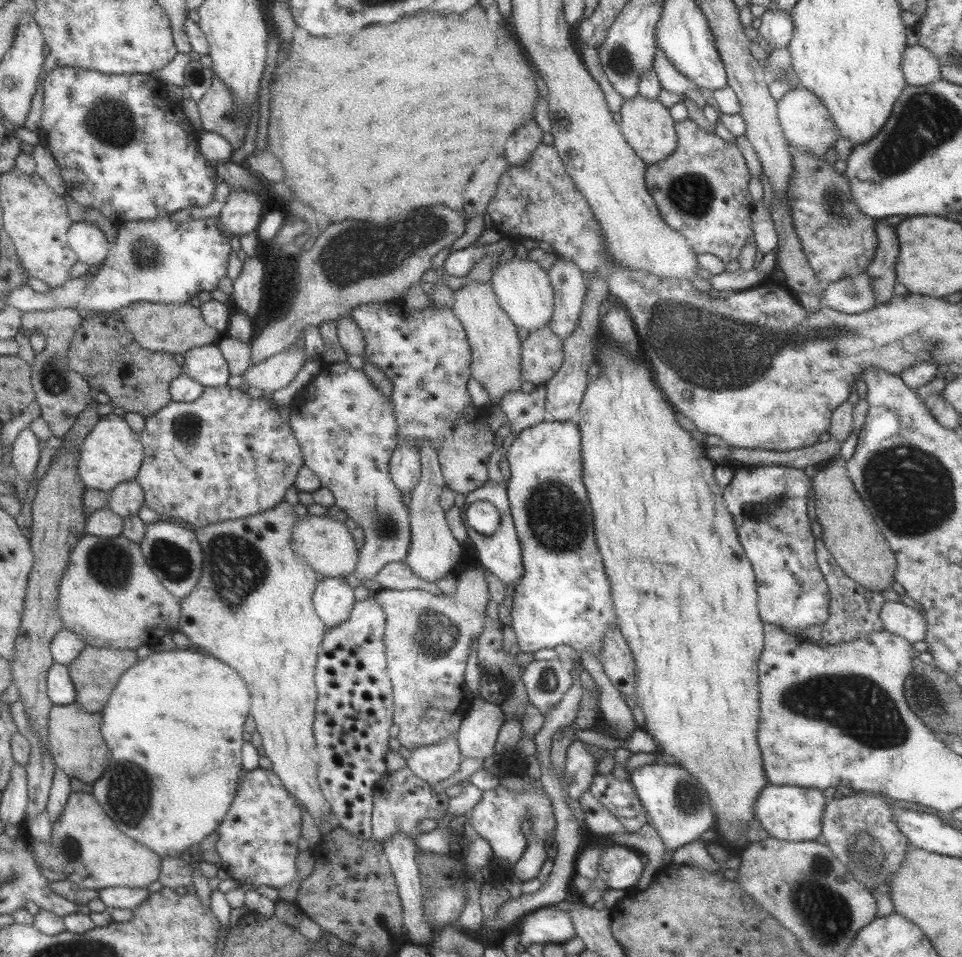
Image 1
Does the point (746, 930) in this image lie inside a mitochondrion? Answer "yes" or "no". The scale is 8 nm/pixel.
no

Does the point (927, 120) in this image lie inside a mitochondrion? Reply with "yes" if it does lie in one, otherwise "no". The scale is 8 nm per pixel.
yes

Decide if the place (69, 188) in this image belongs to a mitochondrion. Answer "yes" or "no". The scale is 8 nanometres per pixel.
no

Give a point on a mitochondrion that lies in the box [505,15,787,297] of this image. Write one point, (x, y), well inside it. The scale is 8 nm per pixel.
(692, 195)

